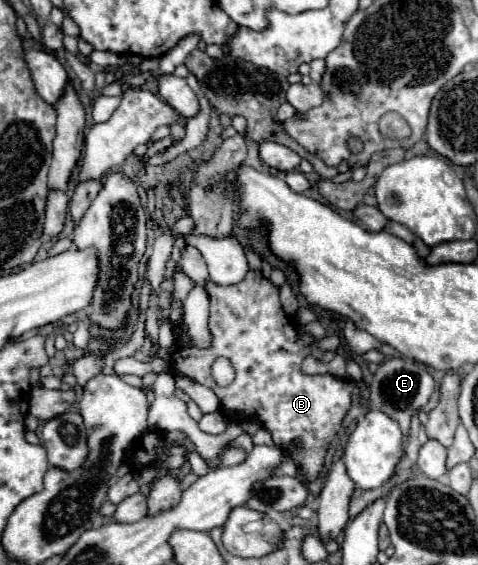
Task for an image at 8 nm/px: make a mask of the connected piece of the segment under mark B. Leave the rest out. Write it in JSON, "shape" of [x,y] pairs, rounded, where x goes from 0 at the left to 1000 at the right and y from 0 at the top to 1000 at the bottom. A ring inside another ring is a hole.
{"shape":[[[370,480],[366,483],[366,529],[362,529],[362,550],[358,550],[358,565],[370,575],[370,621],[362,625],[362,657],[379,660],[437,688],[450,692],[450,699],[462,710],[462,727],[475,738],[500,738],[500,742],[538,742],[542,749],[550,749],[550,756],[571,770],[571,781],[579,788],[605,788],[613,777],[630,777],[634,795],[613,802],[613,812],[621,819],[621,827],[634,830],[642,851],[663,848],[667,834],[676,830],[676,812],[680,812],[680,798],[684,788],[692,784],[692,777],[701,773],[701,766],[713,759],[713,745],[722,738],[722,731],[734,720],[734,688],[738,681],[726,671],[705,671],[697,664],[638,664],[630,660],[630,639],[642,628],[655,628],[659,635],[676,632],[676,621],[667,621],[663,614],[655,614],[655,596],[634,593],[621,582],[621,568],[613,561],[605,561],[584,533],[584,512],[554,494],[546,483],[521,480],[517,490],[483,508],[462,508],[450,501],[433,501],[433,519],[441,529],[441,561],[437,561],[437,582],[446,593],[446,607],[437,618],[408,618],[400,611],[391,611],[391,596],[387,596],[387,579],[383,579],[383,529],[391,526],[391,519],[404,512],[404,497],[383,483]],[[454,632],[471,632],[483,639],[487,653],[492,653],[492,674],[475,685],[458,685],[446,667],[441,667],[441,646]]]}

